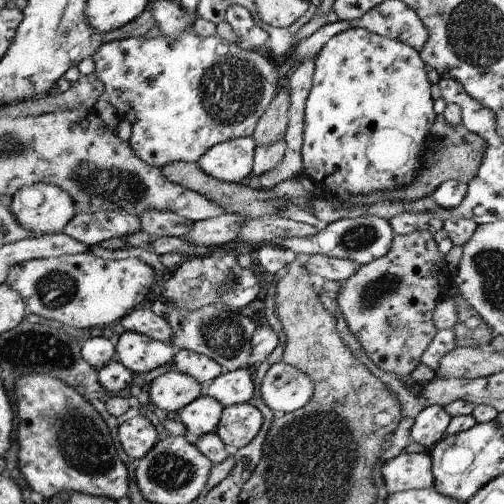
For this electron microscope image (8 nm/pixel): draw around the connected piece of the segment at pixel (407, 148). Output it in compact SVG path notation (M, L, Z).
M354 27L346 29L336 36L333 36L323 46L315 60L315 71L313 74L312 88L310 89L304 111L304 142L301 146L301 157L304 170L299 176L312 179L314 184L321 191L344 190L350 195L367 195L368 193L378 193L380 191L394 191L402 187L408 187L410 183L417 180L419 171L423 166L422 152L426 139L432 132L434 118L437 118L432 110L432 98L430 98L430 80L428 80L428 70L424 64L424 58L417 49L402 41L391 39L390 37L380 36L369 30Z

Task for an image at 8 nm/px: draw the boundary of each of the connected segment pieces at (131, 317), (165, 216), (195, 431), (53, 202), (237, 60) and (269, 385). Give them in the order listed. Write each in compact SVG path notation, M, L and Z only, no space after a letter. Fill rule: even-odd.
M151 308L130 311L121 318L120 324L126 331L142 333L165 343L170 343L173 335L168 321L163 316L156 315Z
M146 211L139 219L141 230L158 238L184 237L196 224L193 220L170 211Z
M201 395L178 413L186 428L185 434L194 439L215 432L221 423L224 410L225 406L214 400L214 397Z
M48 183L26 185L11 199L10 214L25 231L30 231L38 237L50 233L62 233L65 226L77 214L77 205L69 193L59 186Z
M193 26L188 33L182 32L182 34L178 34L177 28L172 30L172 28L165 27L162 34L158 35L156 39L144 36L105 43L91 57L95 64L94 74L106 87L106 99L112 103L112 106L116 107L119 117L131 124L131 137L128 142L134 154L146 161L146 164L159 169L171 162L186 161L197 163L206 151L212 149L218 143L252 136L258 122L260 122L261 116L265 114L266 108L269 108L269 104L274 99L274 66L264 58L264 55L260 56L258 50L254 50L254 48L242 50L240 46L236 46L233 43L229 44L218 35L199 38L196 36Z
M280 361L266 372L260 392L271 410L283 414L308 404L313 398L313 388L313 380L305 372Z

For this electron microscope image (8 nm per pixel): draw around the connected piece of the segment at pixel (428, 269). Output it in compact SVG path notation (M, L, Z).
M414 231L409 235L395 235L390 250L372 262L360 265L358 270L341 283L337 293L337 305L348 325L357 336L372 363L384 372L408 378L422 363L421 356L437 336L433 314L437 304L449 295L453 275L446 272L446 260L438 252L430 231Z

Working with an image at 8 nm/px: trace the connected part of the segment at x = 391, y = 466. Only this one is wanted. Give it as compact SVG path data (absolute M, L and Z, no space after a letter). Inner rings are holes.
M404 450L388 459L381 471L390 495L410 489L427 489L436 482L428 453L409 453Z

